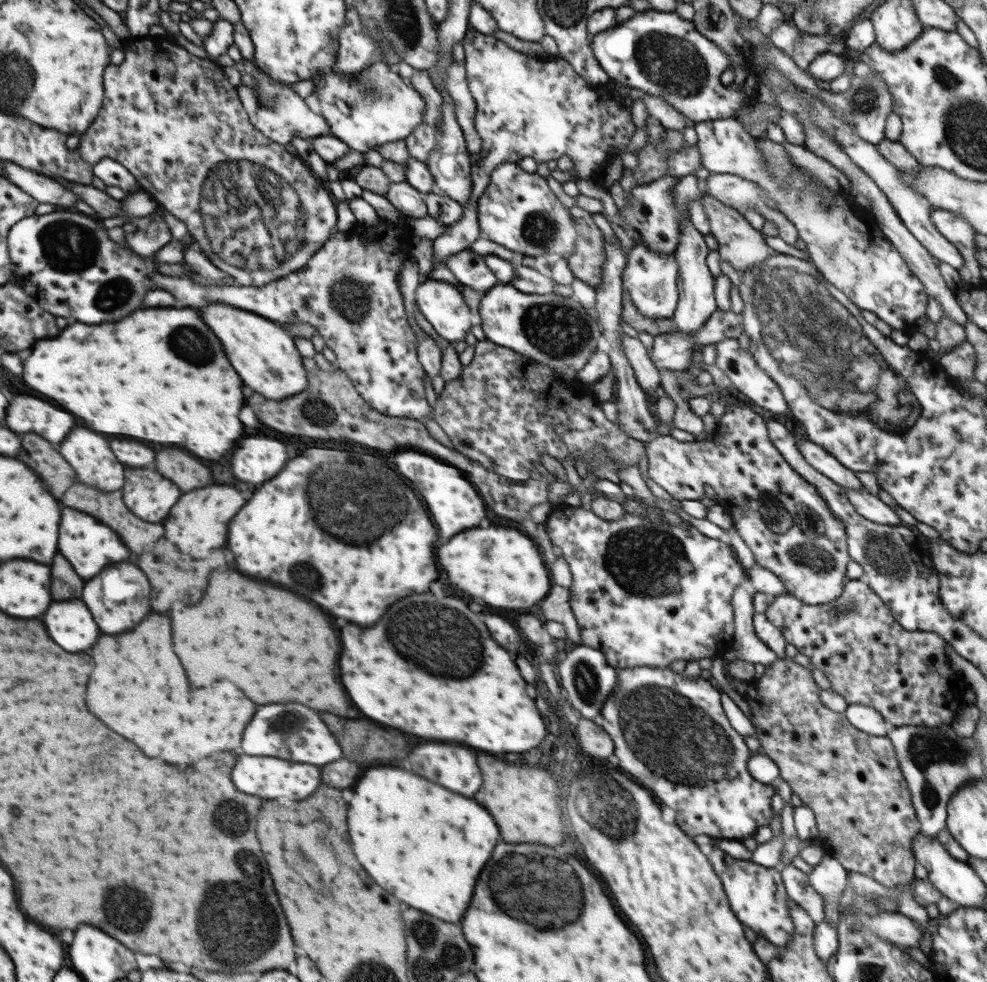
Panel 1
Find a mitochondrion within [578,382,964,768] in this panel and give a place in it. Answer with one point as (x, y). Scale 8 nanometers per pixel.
(642, 559)

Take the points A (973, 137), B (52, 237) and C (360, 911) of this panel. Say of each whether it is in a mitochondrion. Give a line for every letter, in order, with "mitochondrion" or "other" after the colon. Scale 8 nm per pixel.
A: mitochondrion
B: mitochondrion
C: other

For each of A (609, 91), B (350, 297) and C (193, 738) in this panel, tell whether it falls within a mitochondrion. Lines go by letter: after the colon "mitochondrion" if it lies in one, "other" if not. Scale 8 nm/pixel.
A: other
B: mitochondrion
C: other

